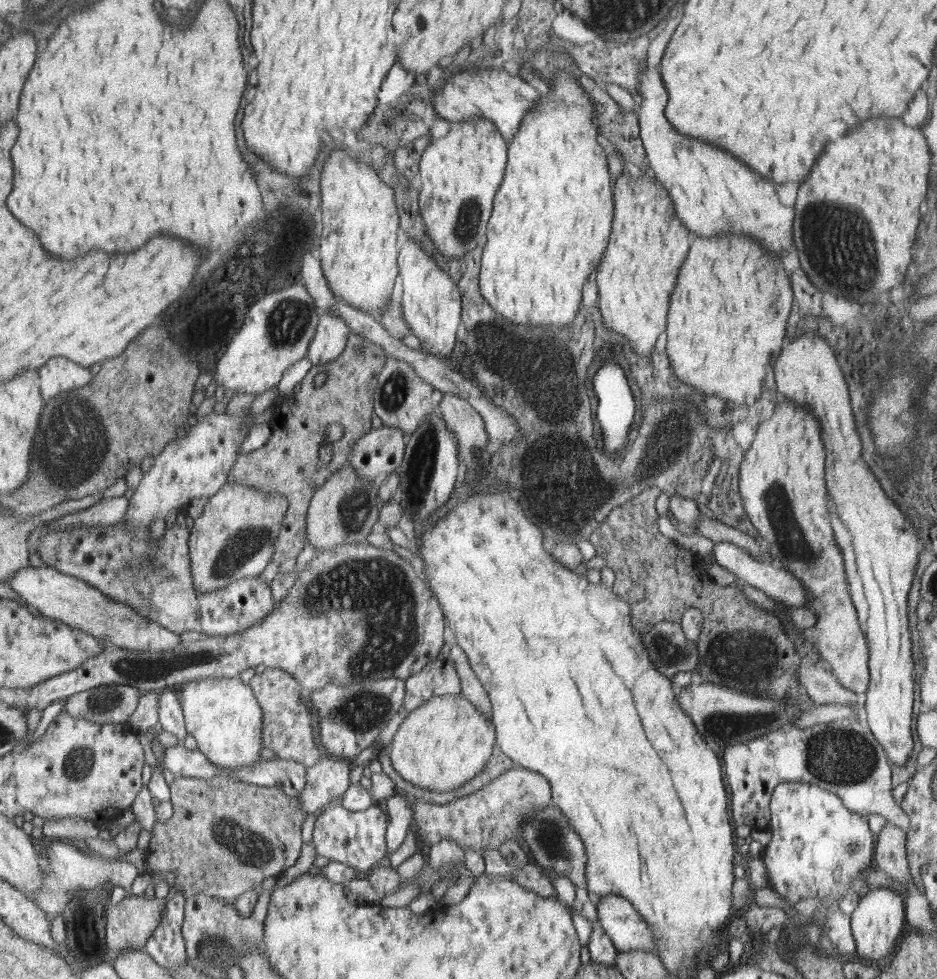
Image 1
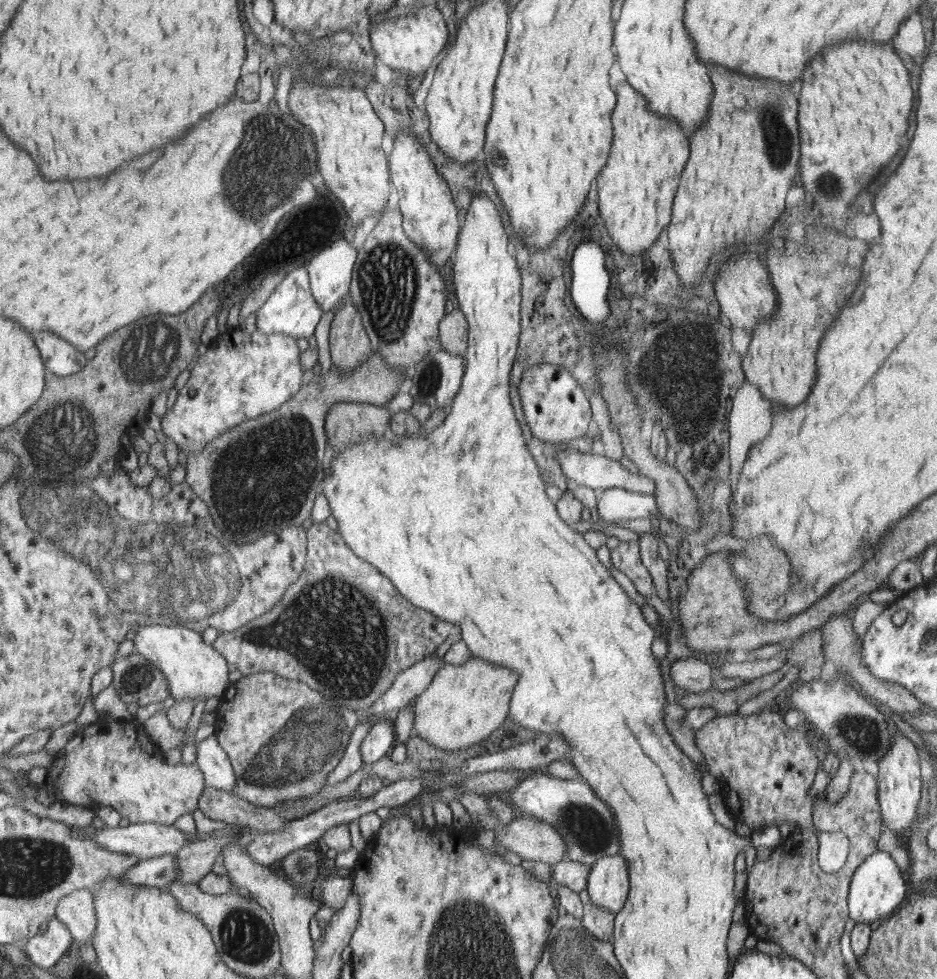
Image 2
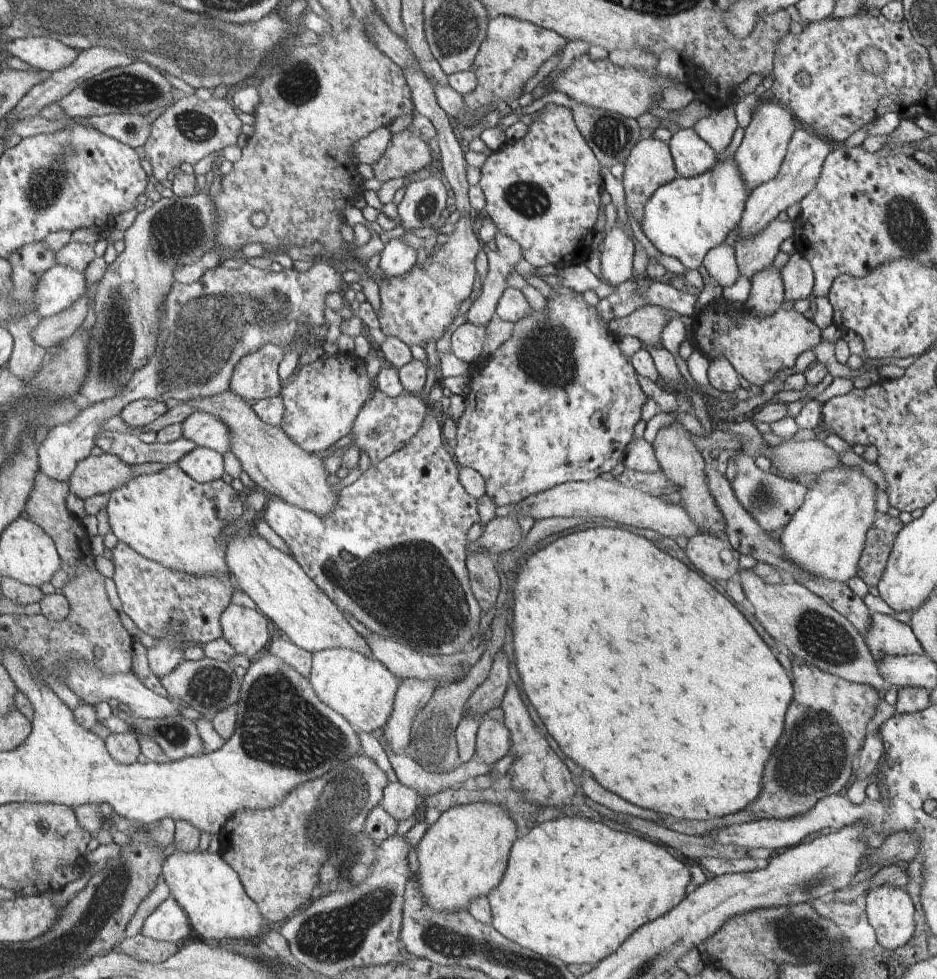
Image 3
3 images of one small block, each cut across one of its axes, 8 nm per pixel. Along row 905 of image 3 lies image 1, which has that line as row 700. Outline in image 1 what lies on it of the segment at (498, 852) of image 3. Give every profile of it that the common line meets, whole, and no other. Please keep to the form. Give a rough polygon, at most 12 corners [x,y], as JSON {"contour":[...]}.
{"contour":[[464,694],[416,708],[396,732],[398,775],[442,793],[469,784],[494,728]]}

